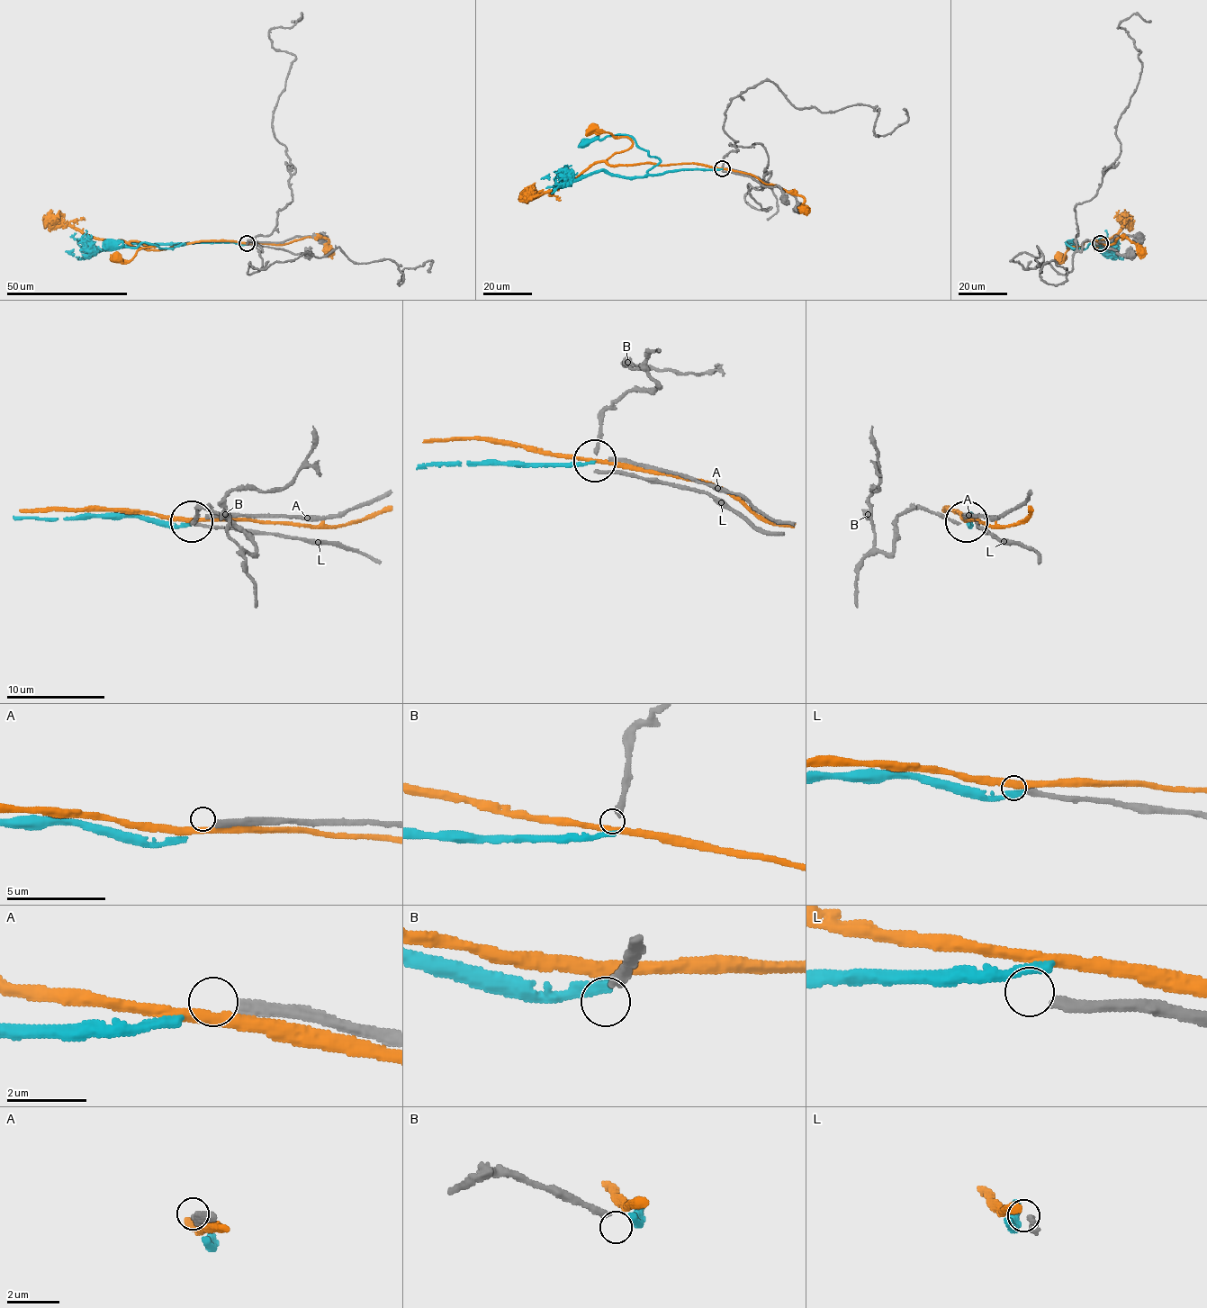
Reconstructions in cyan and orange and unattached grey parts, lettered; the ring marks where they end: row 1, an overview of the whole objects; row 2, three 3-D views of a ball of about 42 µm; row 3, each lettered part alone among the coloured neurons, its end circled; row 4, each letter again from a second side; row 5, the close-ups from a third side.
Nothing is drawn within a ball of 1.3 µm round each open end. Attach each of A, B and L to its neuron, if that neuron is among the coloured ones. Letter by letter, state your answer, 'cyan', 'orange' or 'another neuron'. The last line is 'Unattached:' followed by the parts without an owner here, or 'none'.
A: another neuron
B: another neuron
L: another neuron
Unattached: A, B, L

